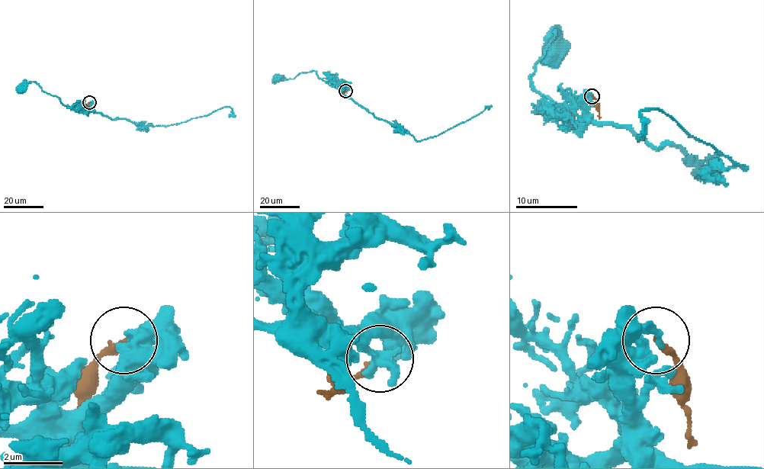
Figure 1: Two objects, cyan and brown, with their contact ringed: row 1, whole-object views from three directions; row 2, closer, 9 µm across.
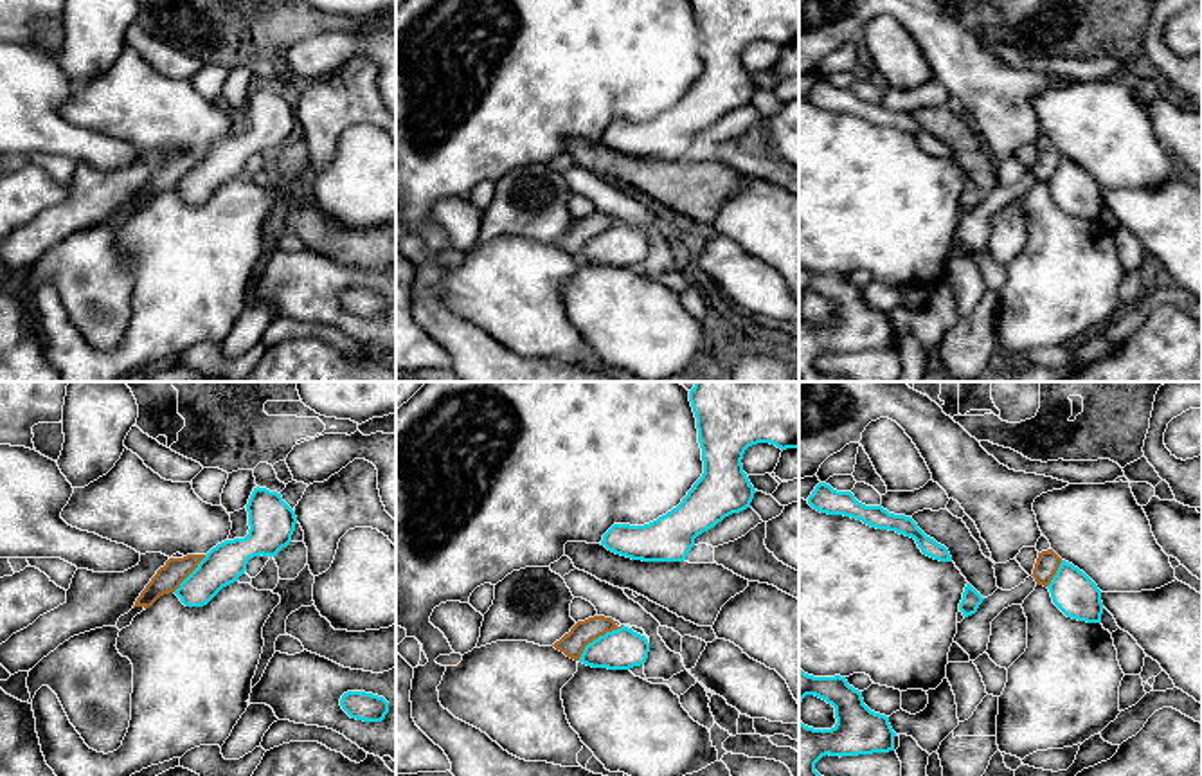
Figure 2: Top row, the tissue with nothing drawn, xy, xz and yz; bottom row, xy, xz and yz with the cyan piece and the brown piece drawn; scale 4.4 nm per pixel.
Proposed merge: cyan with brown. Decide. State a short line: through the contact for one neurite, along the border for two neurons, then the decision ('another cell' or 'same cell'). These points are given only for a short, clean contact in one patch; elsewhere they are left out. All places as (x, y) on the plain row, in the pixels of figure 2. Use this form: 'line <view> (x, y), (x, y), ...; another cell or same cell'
another cell

